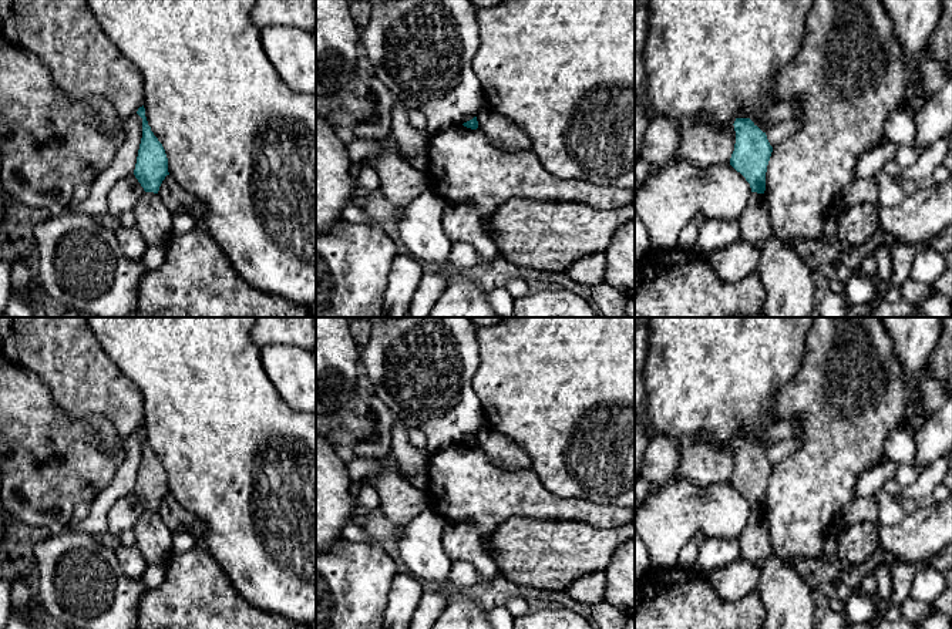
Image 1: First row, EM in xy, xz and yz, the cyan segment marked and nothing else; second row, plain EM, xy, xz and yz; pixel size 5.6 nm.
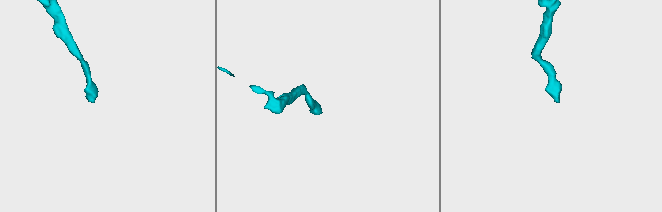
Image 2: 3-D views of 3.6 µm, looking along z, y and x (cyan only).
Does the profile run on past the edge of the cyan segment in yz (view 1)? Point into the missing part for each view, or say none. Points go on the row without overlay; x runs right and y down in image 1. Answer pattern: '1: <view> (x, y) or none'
1: none

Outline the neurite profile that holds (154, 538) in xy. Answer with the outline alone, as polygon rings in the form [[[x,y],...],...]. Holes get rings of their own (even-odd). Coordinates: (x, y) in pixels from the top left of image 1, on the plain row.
[[[145,511],[134,527],[137,548],[147,565],[166,565],[172,555],[172,531],[162,522],[158,512]]]

